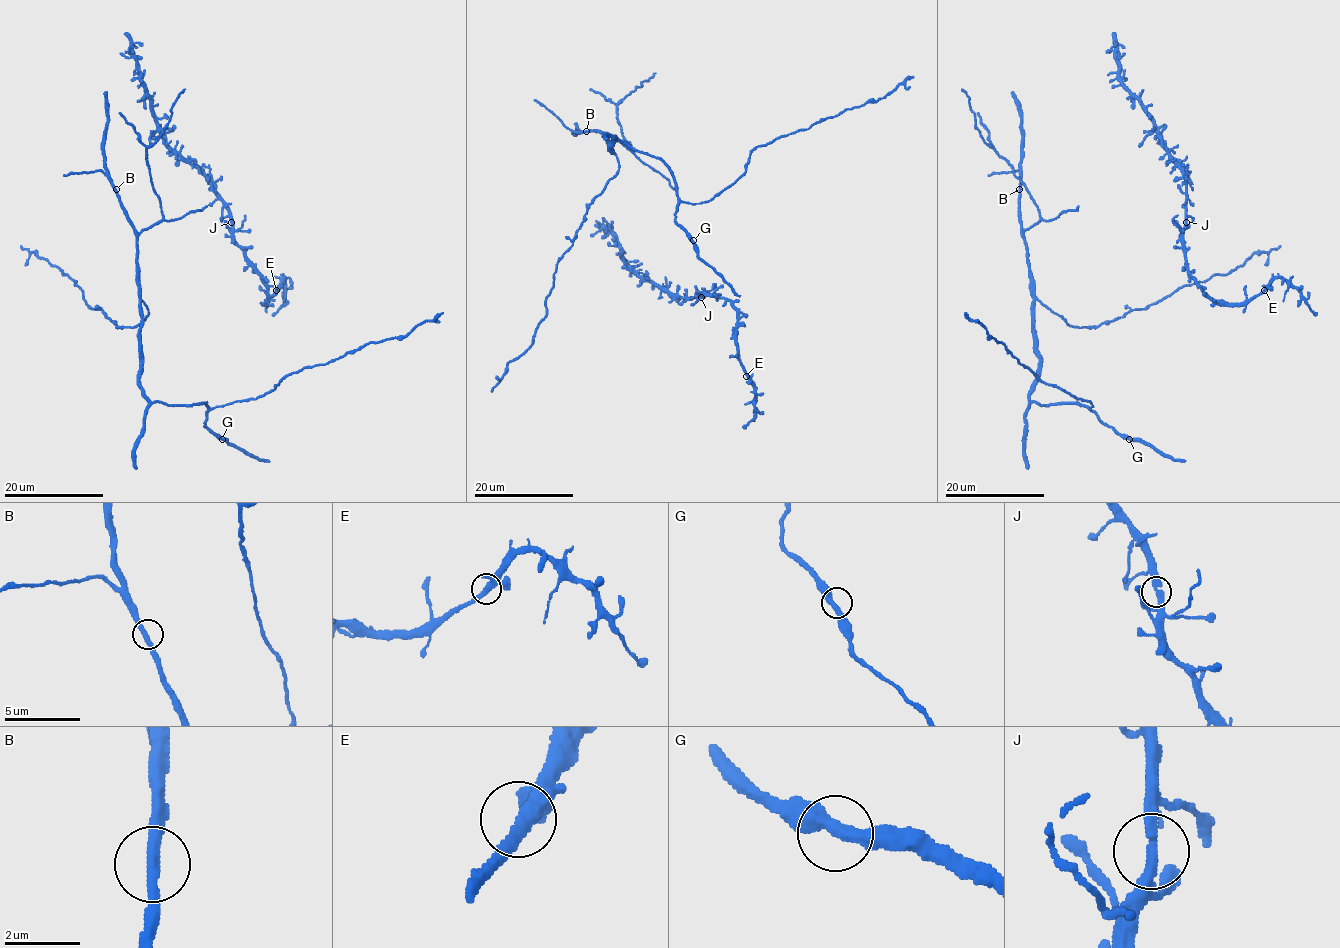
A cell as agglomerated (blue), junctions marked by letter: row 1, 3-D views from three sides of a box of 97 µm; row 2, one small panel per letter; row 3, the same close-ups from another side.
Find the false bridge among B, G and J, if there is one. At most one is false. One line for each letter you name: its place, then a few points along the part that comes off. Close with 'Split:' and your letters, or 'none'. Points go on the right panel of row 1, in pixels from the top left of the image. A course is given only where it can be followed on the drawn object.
Split: none

